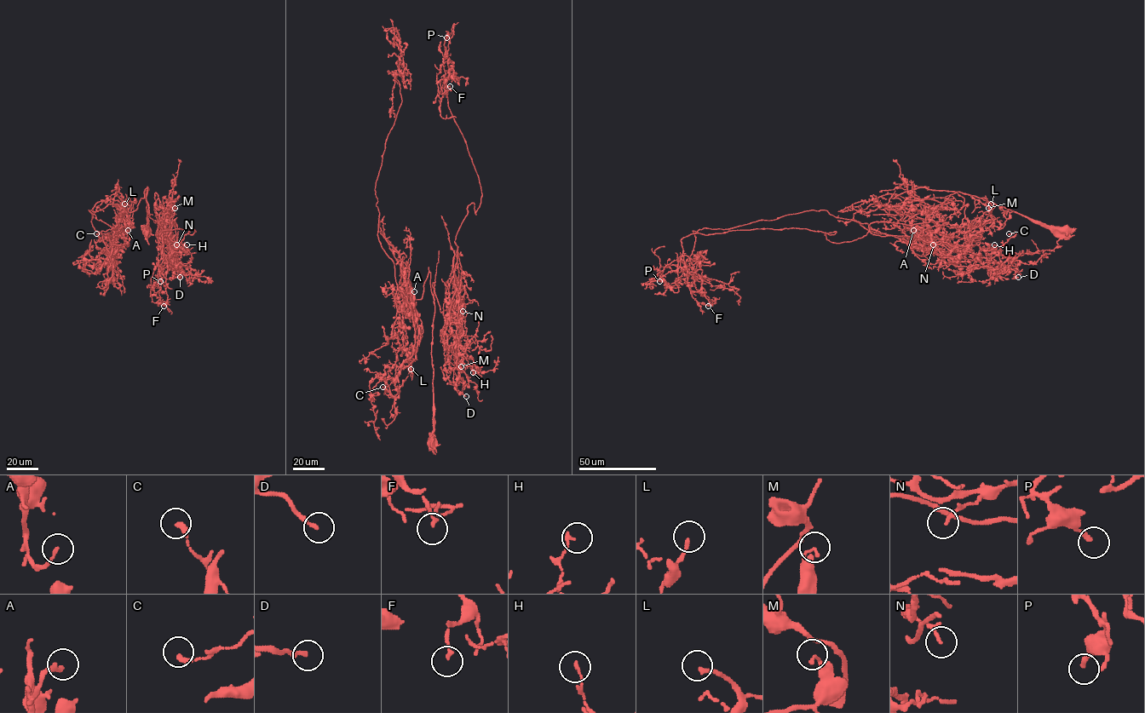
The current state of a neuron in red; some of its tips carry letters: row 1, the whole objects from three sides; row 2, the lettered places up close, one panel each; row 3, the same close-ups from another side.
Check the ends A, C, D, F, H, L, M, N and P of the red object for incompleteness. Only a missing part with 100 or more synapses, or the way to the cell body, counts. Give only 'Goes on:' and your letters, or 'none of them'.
Goes on: none of them

